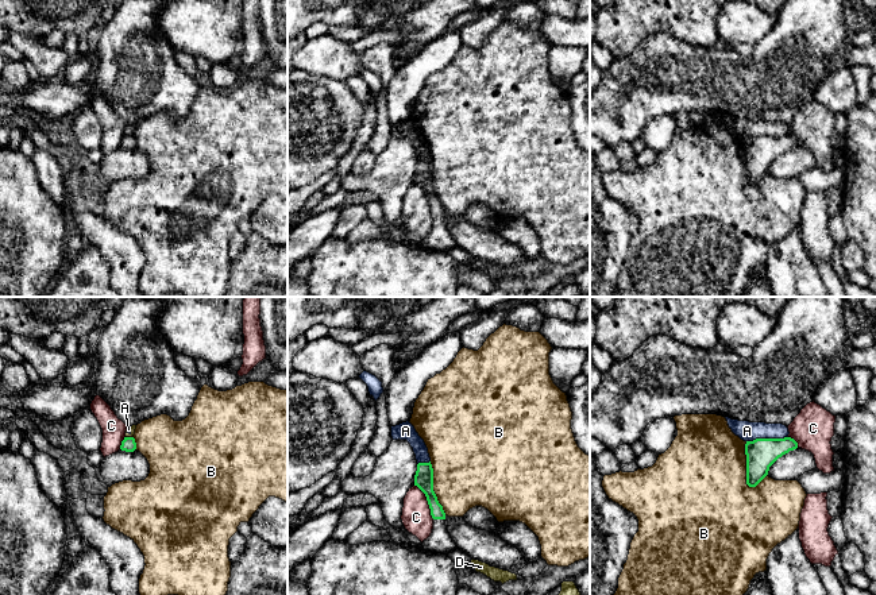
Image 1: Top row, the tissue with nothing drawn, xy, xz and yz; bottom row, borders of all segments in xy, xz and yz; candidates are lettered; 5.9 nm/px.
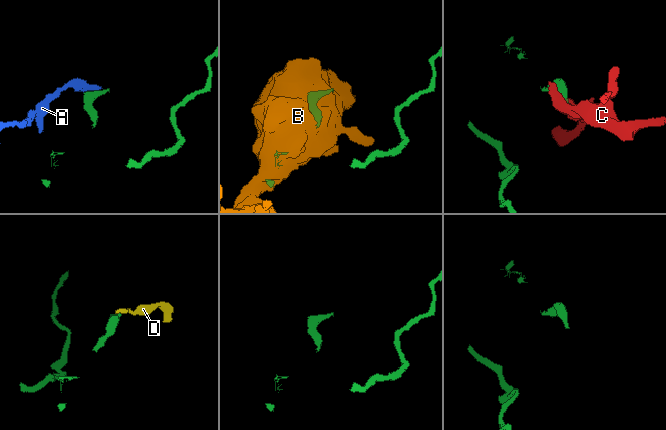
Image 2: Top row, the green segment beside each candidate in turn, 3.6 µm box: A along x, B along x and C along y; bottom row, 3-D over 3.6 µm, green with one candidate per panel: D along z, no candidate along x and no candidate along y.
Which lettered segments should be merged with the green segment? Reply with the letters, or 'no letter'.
no letter

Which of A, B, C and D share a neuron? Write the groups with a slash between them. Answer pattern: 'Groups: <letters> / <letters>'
Groups: A D / B / C

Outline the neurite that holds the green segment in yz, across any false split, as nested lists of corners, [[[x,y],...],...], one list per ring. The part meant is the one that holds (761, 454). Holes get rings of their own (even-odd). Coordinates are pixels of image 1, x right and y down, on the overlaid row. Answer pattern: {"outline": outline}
{"outline": [[[791,437],[746,441],[746,484],[756,487],[779,457],[796,448],[798,443]]]}

